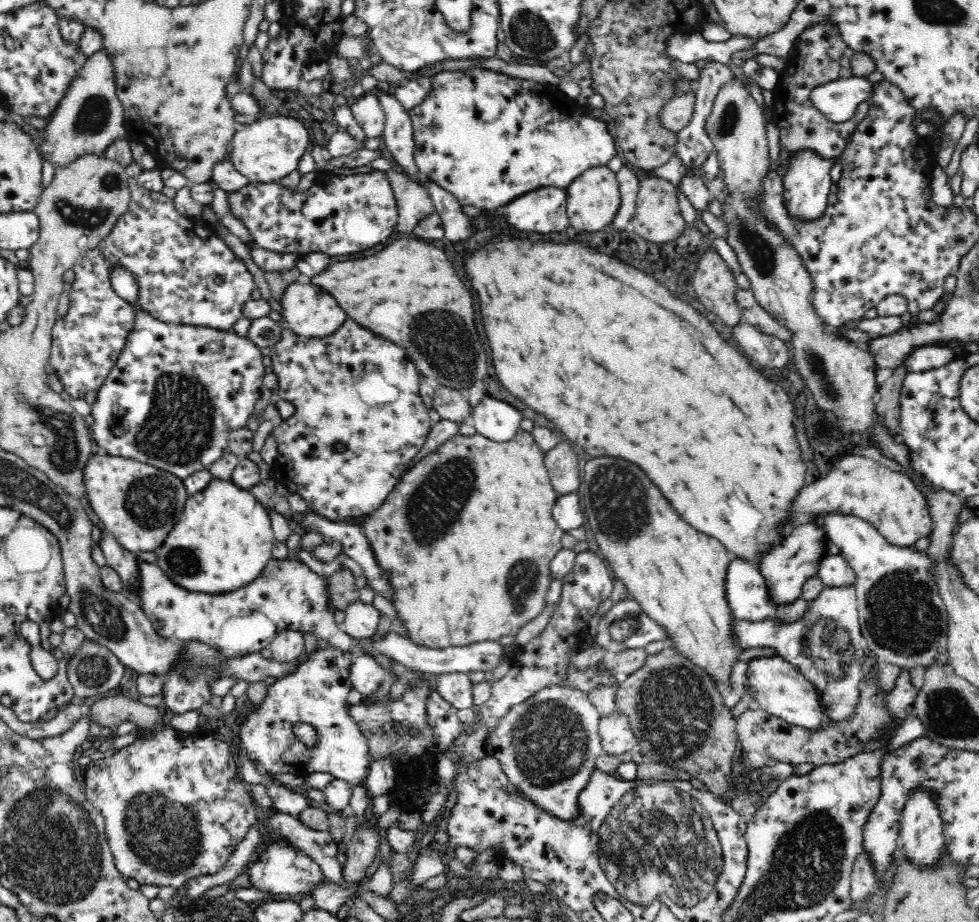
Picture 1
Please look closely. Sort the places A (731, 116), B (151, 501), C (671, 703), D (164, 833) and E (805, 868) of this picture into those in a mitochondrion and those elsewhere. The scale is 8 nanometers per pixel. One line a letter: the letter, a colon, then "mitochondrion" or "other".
A: mitochondrion
B: mitochondrion
C: mitochondrion
D: mitochondrion
E: mitochondrion

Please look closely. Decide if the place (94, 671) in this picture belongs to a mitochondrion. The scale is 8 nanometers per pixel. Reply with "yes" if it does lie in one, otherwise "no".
yes

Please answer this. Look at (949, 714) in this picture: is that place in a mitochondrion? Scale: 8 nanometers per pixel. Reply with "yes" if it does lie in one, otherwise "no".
yes

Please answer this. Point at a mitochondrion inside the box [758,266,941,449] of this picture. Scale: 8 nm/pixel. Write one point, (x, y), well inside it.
(816, 368)

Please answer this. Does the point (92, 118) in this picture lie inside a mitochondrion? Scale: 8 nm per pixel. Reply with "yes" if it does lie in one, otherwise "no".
yes

